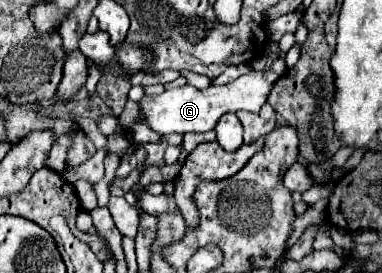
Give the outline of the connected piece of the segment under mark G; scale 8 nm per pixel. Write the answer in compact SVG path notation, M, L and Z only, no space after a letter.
M250 68L246 74L242 74L240 78L236 78L230 84L224 84L224 86L210 84L208 88L198 90L198 88L186 84L182 88L166 90L164 94L154 96L154 98L144 96L140 100L140 108L144 112L144 122L162 136L186 134L186 132L208 132L208 130L216 128L220 116L224 116L226 112L240 112L240 110L260 112L260 108L268 102L268 94L272 92L278 78L280 76L270 68L266 68L266 70Z

